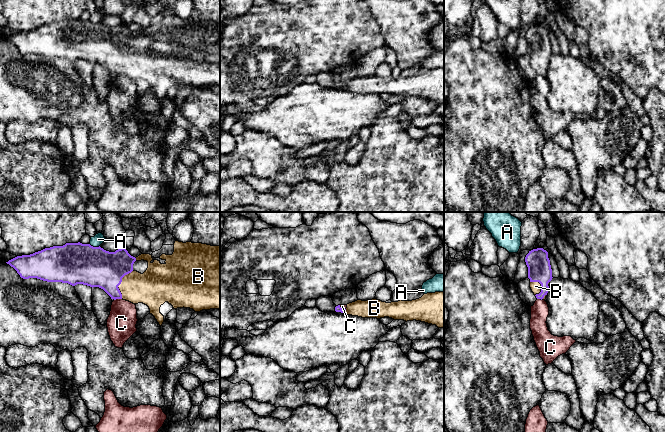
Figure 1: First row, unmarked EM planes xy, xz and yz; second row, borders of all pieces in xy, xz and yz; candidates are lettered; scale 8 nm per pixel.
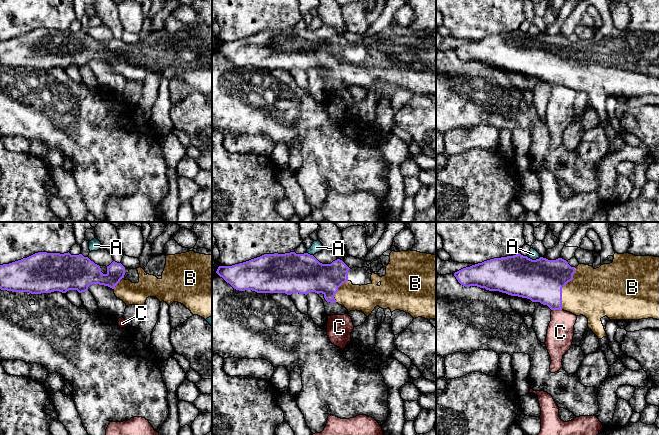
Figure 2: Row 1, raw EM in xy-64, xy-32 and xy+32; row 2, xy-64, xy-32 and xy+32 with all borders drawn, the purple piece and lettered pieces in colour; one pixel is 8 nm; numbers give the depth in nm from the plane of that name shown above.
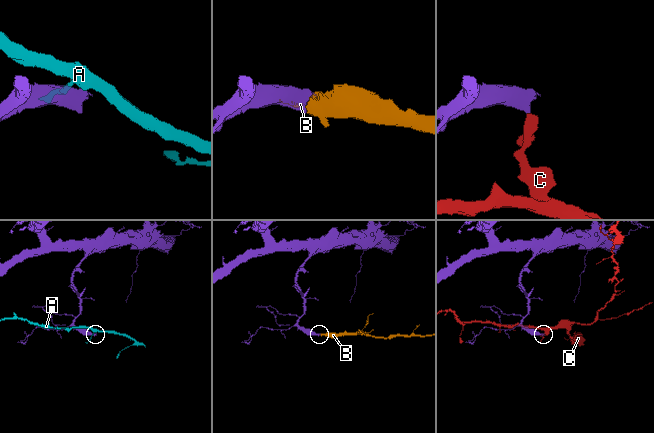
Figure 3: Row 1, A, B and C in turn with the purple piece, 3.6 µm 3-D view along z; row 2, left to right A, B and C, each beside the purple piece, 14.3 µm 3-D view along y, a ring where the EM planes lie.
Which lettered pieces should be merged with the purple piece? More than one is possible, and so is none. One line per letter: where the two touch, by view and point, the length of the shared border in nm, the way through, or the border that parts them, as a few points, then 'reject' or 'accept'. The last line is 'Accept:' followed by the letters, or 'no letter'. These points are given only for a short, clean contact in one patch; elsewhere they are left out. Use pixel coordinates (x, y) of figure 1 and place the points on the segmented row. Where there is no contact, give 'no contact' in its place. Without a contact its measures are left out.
A: xy (94, 247) | 90 nm | along xy (89, 243), (93, 246), (99, 246) | reject
B: xy (120, 283) | 240 nm | accept
C: xy (117, 298) | 70 nm | along xy (121, 298), (114, 300) | reject
Accept: B

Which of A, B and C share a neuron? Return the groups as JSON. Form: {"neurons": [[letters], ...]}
{"neurons": [["A"], ["B"], ["C"]]}

